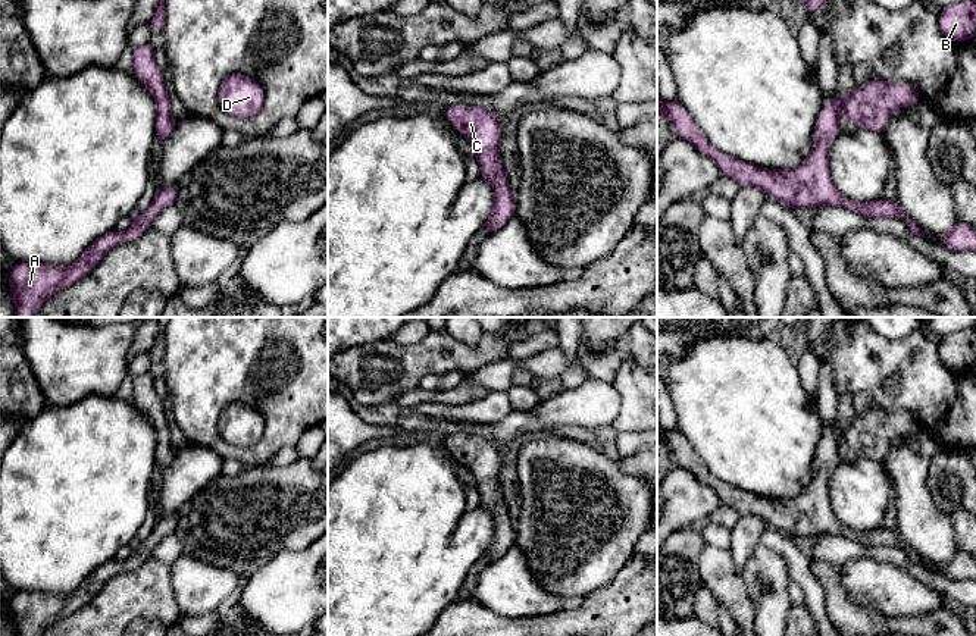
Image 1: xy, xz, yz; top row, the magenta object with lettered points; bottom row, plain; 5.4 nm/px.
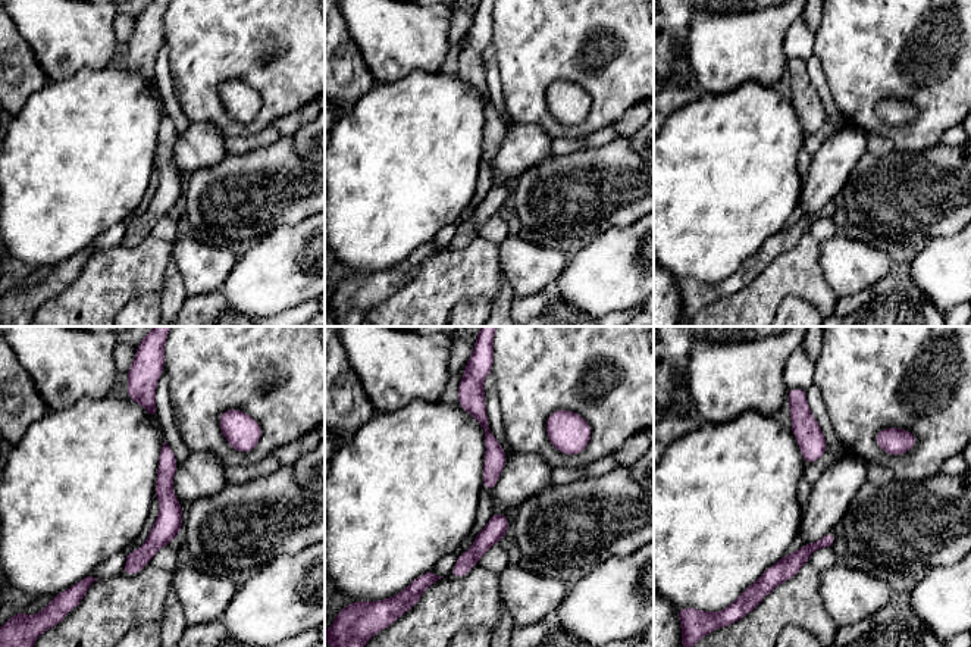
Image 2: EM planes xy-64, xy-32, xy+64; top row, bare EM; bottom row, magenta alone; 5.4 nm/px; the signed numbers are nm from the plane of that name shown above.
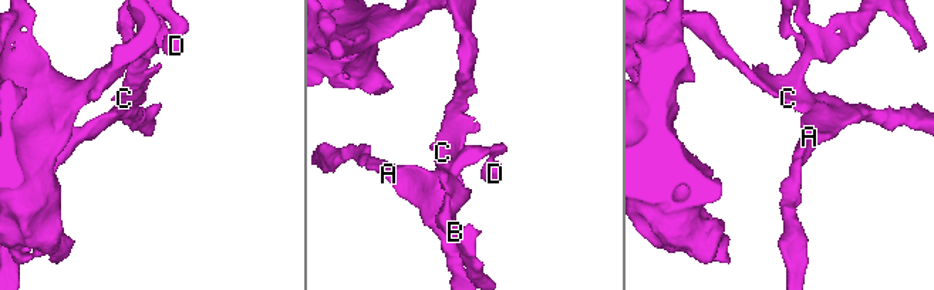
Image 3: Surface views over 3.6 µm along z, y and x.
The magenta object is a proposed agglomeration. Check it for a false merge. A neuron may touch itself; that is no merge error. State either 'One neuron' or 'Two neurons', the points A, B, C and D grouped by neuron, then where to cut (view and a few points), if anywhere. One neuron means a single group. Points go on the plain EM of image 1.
One neuron. Groups: A B C D. No split

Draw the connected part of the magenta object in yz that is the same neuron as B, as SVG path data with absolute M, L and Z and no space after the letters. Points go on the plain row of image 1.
M976 325L942 338L939 358L951 370L973 369L976 360Z

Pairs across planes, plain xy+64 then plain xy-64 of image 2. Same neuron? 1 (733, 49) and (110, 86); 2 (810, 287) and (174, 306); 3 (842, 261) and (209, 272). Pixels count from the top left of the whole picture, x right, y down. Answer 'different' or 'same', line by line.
1: different
2: different
3: same

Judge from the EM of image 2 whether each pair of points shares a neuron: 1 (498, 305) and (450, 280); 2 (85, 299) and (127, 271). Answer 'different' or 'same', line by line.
1: different
2: same

